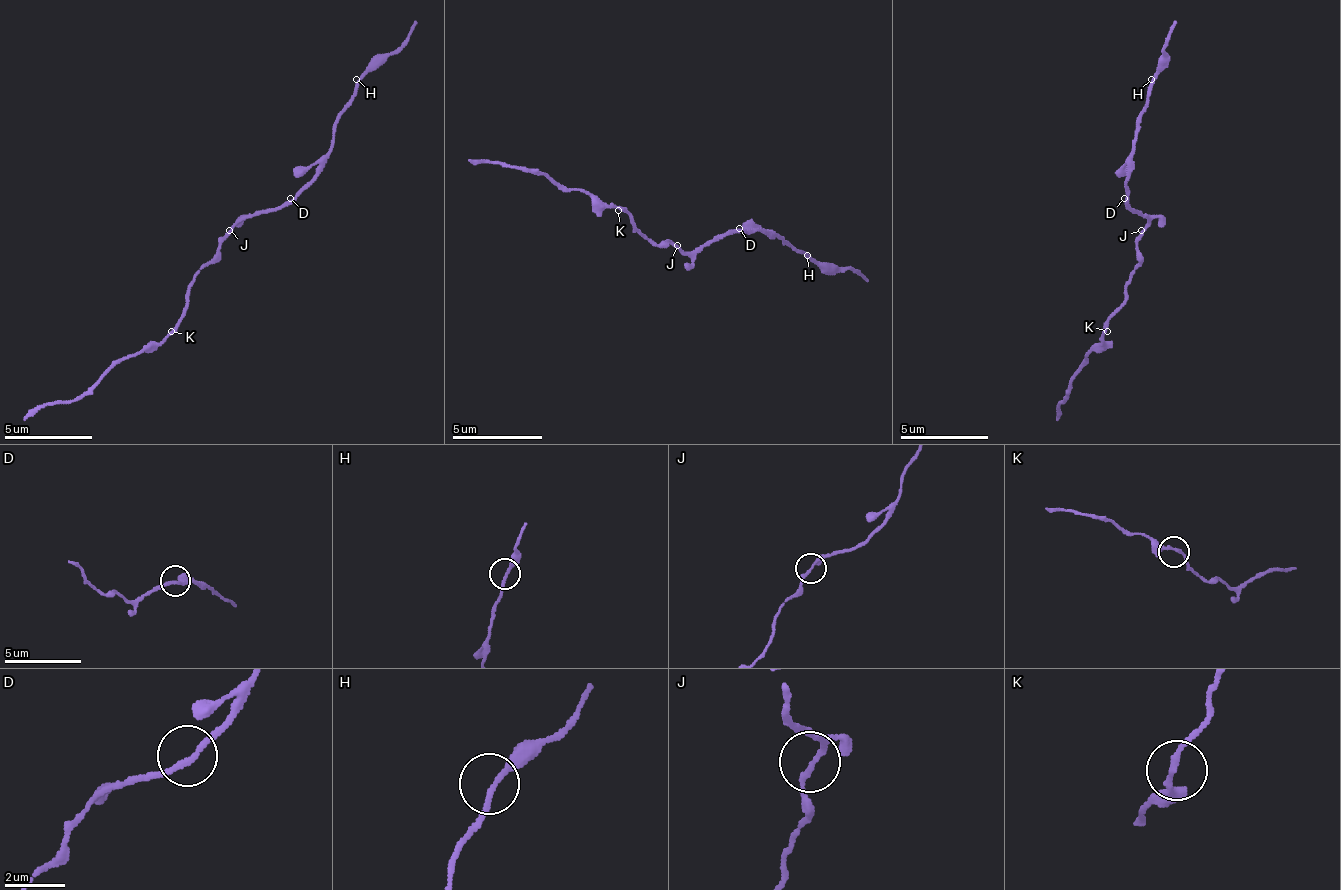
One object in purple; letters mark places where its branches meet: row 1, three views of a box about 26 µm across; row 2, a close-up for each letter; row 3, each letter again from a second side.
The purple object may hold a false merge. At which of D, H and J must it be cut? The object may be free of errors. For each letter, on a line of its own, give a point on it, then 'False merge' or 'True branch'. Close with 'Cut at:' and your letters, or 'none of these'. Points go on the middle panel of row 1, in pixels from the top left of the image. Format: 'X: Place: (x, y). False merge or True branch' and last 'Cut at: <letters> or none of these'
D: Place: (739, 228). True branch
H: Place: (807, 255). True branch
J: Place: (677, 245). True branch
Cut at: none of these

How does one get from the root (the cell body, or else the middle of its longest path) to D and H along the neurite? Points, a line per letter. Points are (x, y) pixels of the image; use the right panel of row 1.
D: (1142, 234), (1146, 221), (1124, 198)
H: (1142, 234), (1146, 221), (1129, 203), (1124, 176), (1151, 79)

